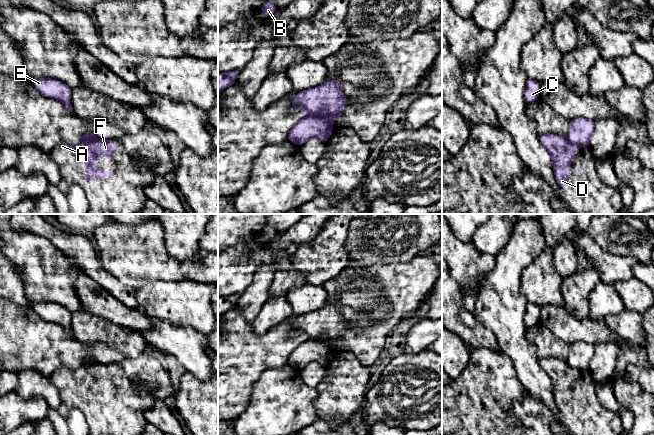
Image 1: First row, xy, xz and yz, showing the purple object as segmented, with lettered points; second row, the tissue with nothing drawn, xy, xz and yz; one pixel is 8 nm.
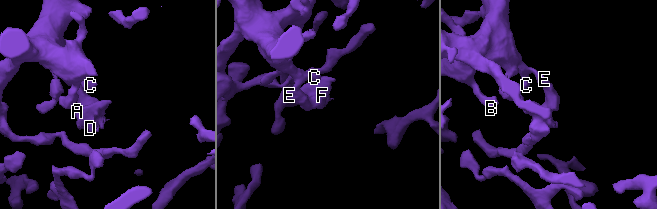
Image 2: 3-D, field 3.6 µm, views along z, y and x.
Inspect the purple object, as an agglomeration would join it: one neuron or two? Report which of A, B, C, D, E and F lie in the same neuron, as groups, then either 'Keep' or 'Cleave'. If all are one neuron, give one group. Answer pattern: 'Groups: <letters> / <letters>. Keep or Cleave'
Groups: A D F / B C E. Cleave

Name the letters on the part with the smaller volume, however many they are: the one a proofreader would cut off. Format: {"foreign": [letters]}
{"foreign": ["A", "D", "F"]}

